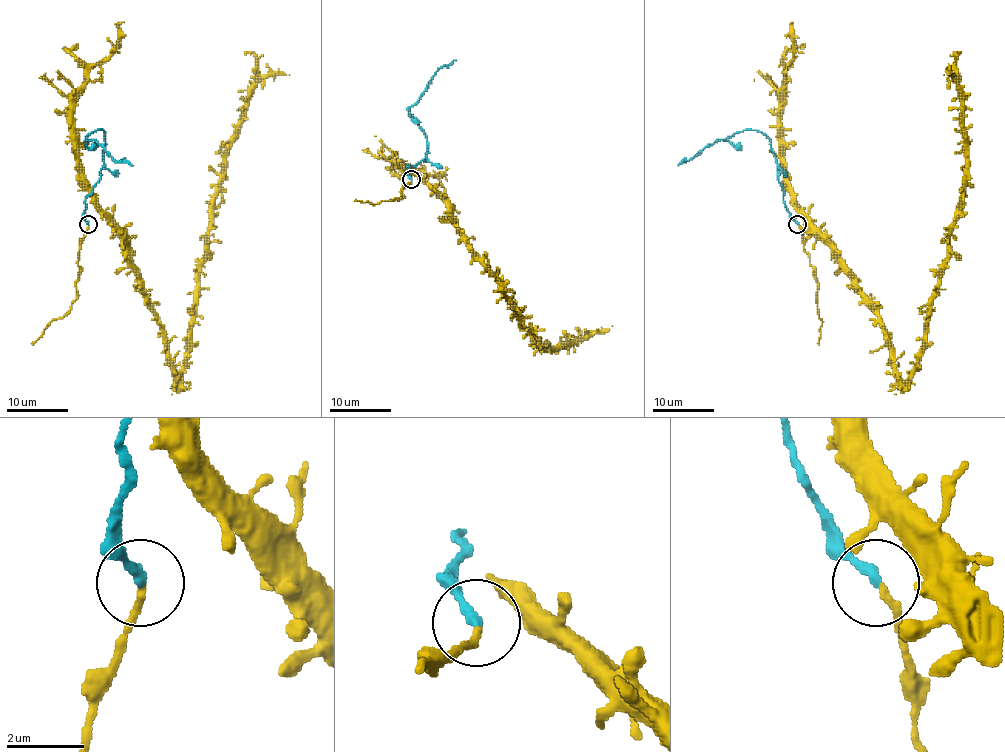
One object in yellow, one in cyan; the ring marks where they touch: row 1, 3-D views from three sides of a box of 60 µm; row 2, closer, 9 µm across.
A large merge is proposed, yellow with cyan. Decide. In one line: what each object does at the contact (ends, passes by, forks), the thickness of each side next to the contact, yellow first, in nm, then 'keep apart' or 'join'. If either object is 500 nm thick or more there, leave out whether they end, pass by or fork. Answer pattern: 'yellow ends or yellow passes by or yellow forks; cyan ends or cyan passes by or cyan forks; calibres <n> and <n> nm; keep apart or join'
yellow ends; cyan ends; calibres 170 and 280 nm; join

